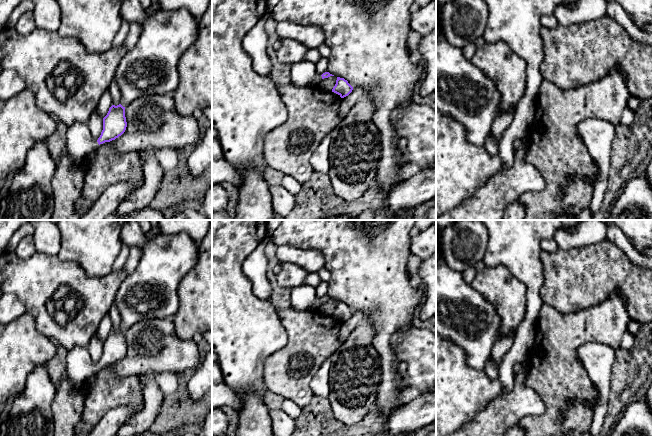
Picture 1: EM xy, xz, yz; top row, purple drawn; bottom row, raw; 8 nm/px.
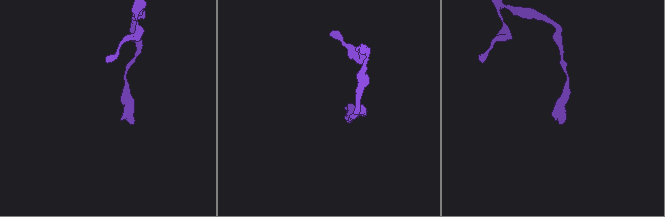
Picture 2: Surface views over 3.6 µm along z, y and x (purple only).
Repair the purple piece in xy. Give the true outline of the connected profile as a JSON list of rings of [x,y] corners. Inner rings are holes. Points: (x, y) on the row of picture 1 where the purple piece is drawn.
[[[121,104],[112,105],[103,118],[103,130],[97,141],[92,138],[87,123],[75,122],[67,127],[66,150],[72,158],[72,163],[87,157],[97,149],[100,144],[110,142],[121,136],[127,127],[125,107]]]

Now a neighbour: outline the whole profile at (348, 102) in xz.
[[[363,87],[353,88],[352,92],[342,98],[342,101],[339,106],[339,113],[342,118],[344,118],[351,108],[357,103],[357,101],[364,95],[367,94],[367,90]]]

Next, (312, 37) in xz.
[[[291,20],[277,22],[275,28],[279,38],[293,39],[308,49],[317,49],[325,43],[324,34],[319,27],[302,25]]]

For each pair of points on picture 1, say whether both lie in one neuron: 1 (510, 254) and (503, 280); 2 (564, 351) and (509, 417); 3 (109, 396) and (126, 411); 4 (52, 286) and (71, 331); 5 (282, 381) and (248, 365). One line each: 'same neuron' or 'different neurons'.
1: different neurons
2: different neurons
3: different neurons
4: same neuron
5: different neurons

